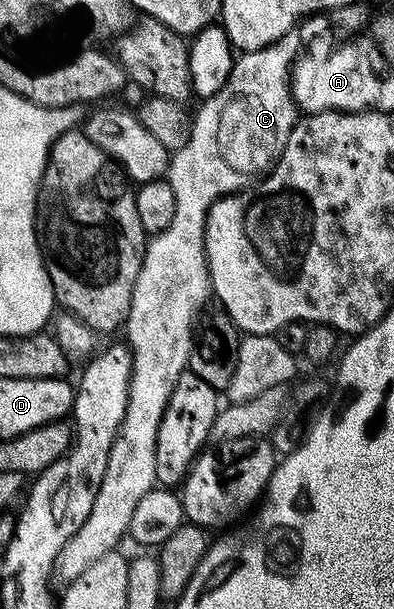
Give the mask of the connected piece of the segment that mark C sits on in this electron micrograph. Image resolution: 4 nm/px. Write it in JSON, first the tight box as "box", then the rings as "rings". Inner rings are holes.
{"box":[55,29,305,584],"rings":[[[292,29],[261,49],[242,52],[234,60],[232,71],[222,89],[199,103],[199,112],[196,110],[191,120],[189,141],[185,141],[182,149],[170,156],[169,170],[165,178],[173,189],[173,198],[177,201],[177,206],[173,208],[173,221],[169,221],[169,229],[148,238],[147,252],[143,258],[141,273],[137,273],[137,285],[133,285],[133,301],[129,305],[129,317],[125,324],[125,343],[131,348],[131,380],[125,417],[119,427],[119,436],[111,446],[105,465],[105,477],[101,481],[101,489],[97,489],[93,509],[89,509],[85,525],[81,525],[81,529],[77,529],[73,537],[69,537],[65,549],[61,549],[55,562],[55,575],[63,578],[64,584],[72,583],[74,579],[81,577],[81,573],[85,573],[85,569],[89,569],[89,565],[93,565],[97,557],[105,557],[105,553],[120,546],[123,535],[125,539],[135,523],[137,501],[151,494],[156,486],[155,450],[159,423],[163,420],[167,402],[177,381],[188,370],[193,332],[201,315],[199,310],[206,305],[207,298],[210,300],[213,295],[211,274],[205,257],[207,214],[217,200],[250,188],[258,183],[262,176],[270,175],[281,153],[285,153],[289,133],[297,122],[297,108],[295,100],[291,97],[291,74],[305,47],[305,42],[303,43],[297,32],[298,30]]]}

